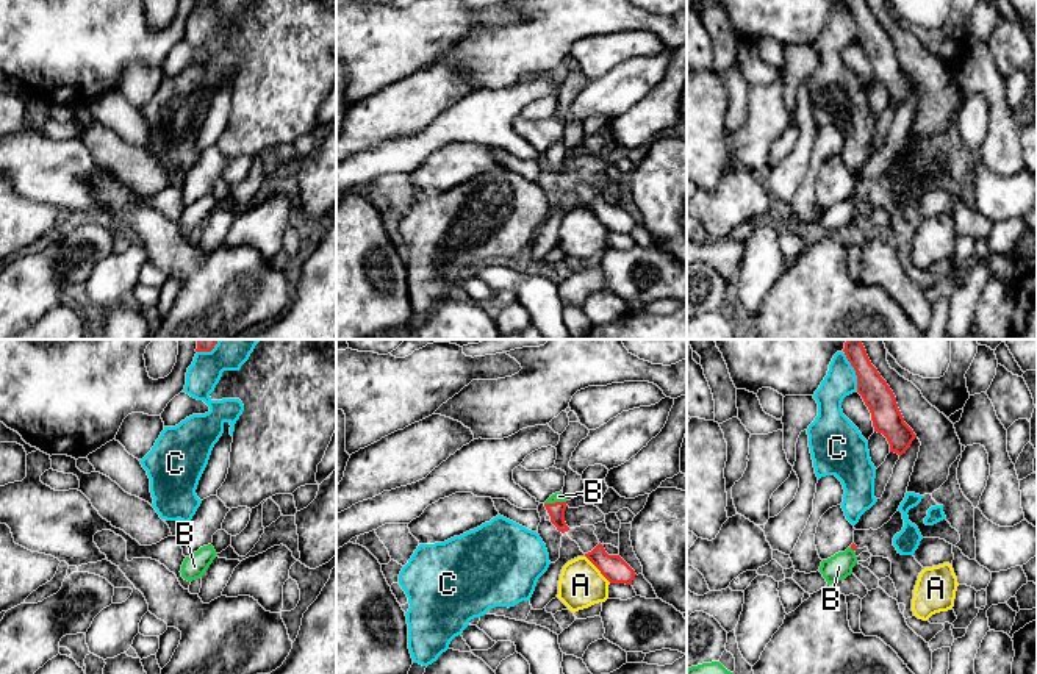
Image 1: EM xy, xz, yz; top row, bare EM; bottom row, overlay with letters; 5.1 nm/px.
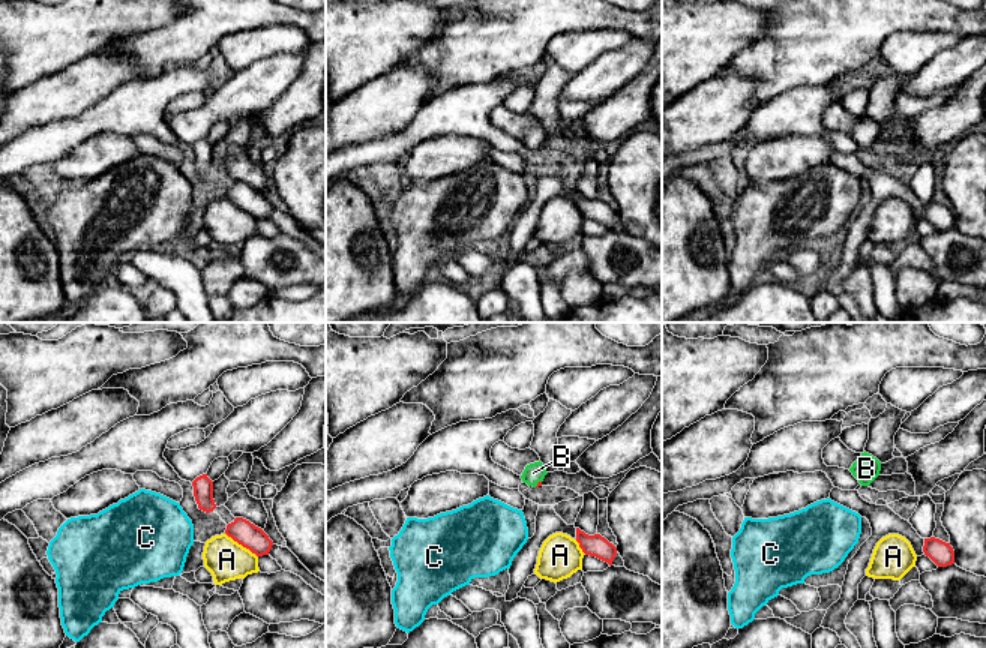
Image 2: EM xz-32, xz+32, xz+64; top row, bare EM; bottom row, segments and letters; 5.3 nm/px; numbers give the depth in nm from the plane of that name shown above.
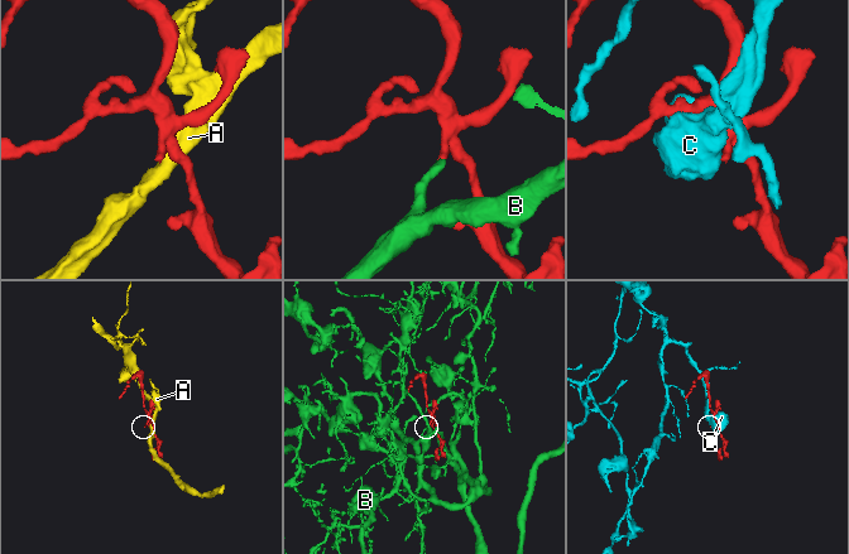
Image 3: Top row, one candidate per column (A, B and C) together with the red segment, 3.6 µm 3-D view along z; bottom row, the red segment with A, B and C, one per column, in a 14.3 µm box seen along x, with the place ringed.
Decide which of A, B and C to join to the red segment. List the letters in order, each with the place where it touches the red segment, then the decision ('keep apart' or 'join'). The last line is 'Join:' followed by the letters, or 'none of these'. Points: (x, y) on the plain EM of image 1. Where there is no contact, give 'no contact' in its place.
A: contact xz (598, 218); keep apart
B: contact xz (556, 152); join
C: contact yz (856, 22); keep apart
Join: B

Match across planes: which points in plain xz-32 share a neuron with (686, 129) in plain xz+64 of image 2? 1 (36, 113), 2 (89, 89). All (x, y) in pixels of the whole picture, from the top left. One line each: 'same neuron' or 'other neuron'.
1: same neuron
2: same neuron

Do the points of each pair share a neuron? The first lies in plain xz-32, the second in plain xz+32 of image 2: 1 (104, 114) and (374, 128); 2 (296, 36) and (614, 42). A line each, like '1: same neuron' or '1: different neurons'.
1: different neurons
2: same neuron

